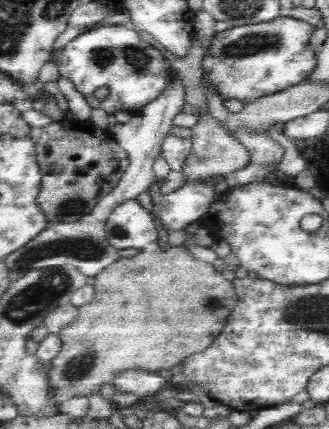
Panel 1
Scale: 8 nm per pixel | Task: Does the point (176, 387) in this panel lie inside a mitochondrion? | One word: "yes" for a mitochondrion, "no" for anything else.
no

